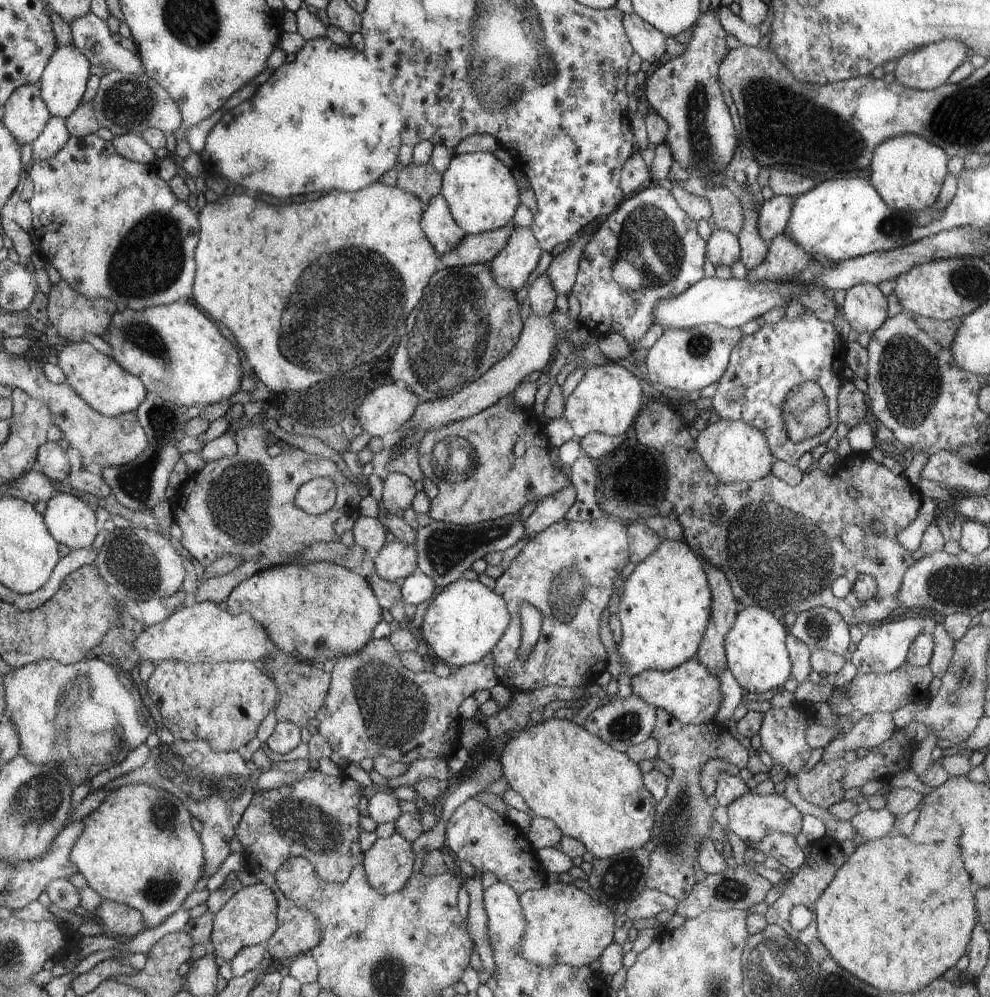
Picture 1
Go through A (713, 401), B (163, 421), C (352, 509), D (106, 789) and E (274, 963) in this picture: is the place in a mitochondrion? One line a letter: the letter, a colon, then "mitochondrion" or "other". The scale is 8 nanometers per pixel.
A: other
B: mitochondrion
C: other
D: other
E: other

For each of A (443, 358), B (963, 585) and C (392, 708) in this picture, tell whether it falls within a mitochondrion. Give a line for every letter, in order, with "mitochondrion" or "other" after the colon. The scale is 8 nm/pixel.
A: mitochondrion
B: mitochondrion
C: mitochondrion

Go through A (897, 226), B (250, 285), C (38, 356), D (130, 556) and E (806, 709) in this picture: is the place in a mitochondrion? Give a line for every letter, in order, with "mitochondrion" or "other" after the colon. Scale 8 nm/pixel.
A: mitochondrion
B: other
C: other
D: mitochondrion
E: other

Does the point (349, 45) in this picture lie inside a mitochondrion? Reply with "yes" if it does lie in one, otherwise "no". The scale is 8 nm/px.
no

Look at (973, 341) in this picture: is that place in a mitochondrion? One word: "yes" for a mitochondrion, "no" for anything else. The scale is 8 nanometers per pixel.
no

